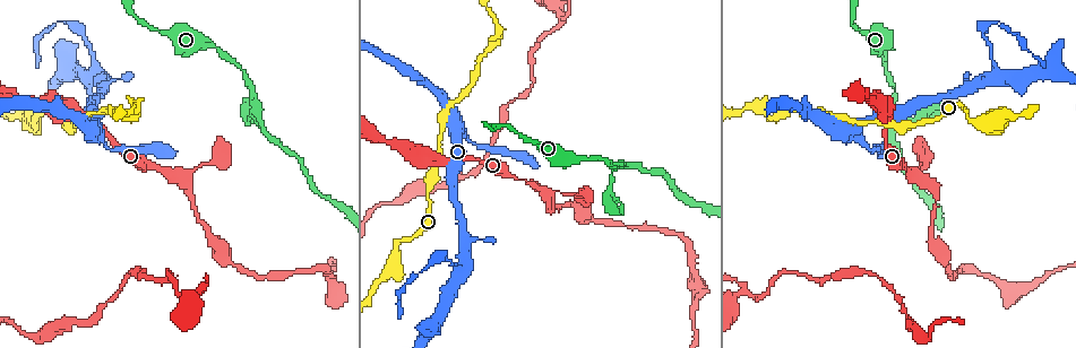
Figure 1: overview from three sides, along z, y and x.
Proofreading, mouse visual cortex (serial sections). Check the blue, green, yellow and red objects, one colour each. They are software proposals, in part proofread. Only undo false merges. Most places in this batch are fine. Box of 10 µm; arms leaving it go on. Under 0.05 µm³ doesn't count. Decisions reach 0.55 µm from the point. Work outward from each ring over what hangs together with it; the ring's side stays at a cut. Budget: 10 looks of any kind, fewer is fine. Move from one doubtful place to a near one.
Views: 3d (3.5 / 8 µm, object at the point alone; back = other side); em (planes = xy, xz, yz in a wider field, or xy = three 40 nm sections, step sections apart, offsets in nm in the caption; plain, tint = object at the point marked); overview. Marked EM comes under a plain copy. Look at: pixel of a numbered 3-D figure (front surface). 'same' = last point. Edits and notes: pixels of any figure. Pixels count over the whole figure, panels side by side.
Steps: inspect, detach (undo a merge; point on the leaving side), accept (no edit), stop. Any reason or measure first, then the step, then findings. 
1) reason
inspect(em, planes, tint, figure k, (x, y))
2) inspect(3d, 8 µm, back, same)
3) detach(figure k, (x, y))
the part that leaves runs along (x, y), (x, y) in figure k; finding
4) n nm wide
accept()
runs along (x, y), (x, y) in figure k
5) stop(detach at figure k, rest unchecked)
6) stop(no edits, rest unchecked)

arms part here
inspect(3d, 3.5 µm, figure 1, (1053, 69))

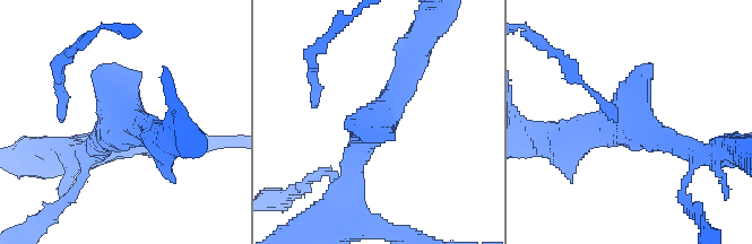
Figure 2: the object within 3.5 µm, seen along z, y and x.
shape alone is not enough
inspect(em, xy, step 2, tint, figure 2, (381, 118))

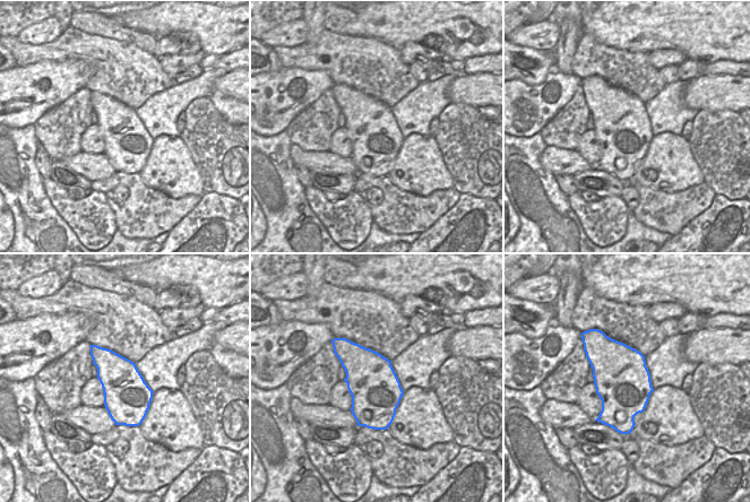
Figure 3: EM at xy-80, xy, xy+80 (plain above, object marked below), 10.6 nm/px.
accept()
runs along (412, 59), (349, 177) in figure 2; all the same cell

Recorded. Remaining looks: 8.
a narrow waist
inspect(3d, 3.5 µm, figure 1, (450, 264))

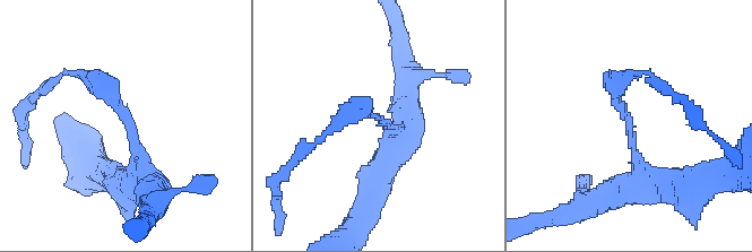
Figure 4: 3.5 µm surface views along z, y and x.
arms of 200, 300 nm; need the tissue
inspect(em, planes, tint, figure 4, (127, 114))

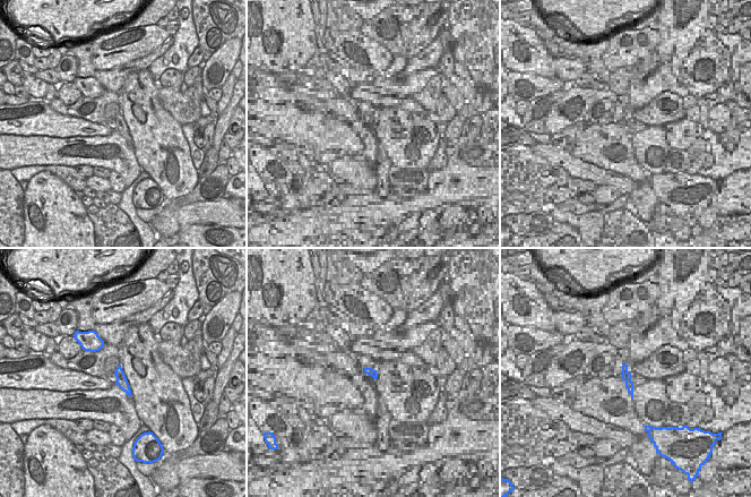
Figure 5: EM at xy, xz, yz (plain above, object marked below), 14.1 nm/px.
detach(figure 4, (102, 95))
the part that leaves runs along (126, 115), (94, 77), (62, 74), (49, 84) in figure 4; a second cell is stuck on

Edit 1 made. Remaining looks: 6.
thin neck
inspect(3d, 3.5 µm, figure 1, (194, 211))

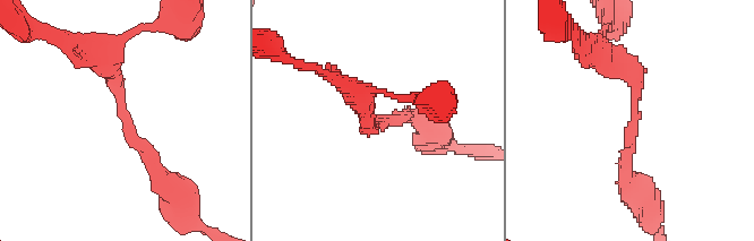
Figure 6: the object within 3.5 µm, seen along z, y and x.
arms of 200, 300 nm
inspect(em, planes, tint, figure 6, (128, 119))

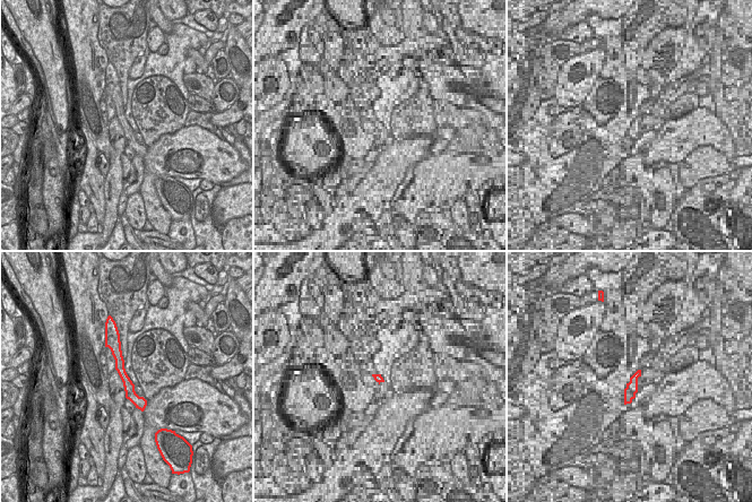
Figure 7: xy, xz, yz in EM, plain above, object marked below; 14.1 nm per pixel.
inspect(em, xy, step 2, tint, same)

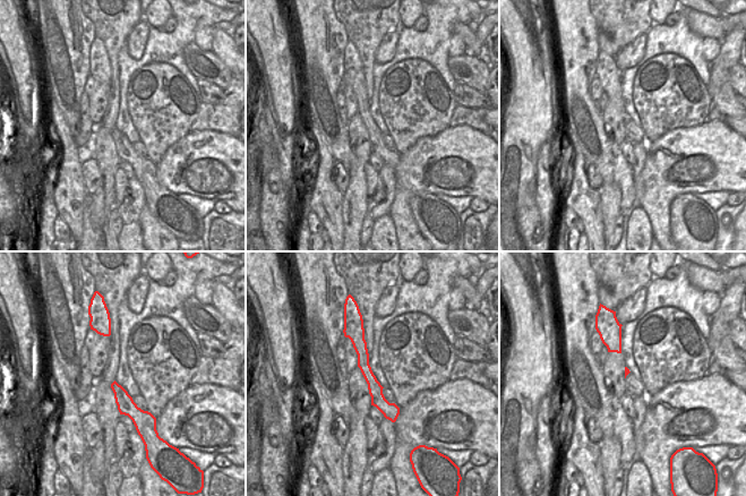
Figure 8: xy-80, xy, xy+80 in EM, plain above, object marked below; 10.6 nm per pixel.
accept()
runs along (109, 62), (129, 131), (168, 183) in figure 6; one cell here

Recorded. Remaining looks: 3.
two arms in line, one across
inspect(3d, 8 µm, figure 1, (619, 165))

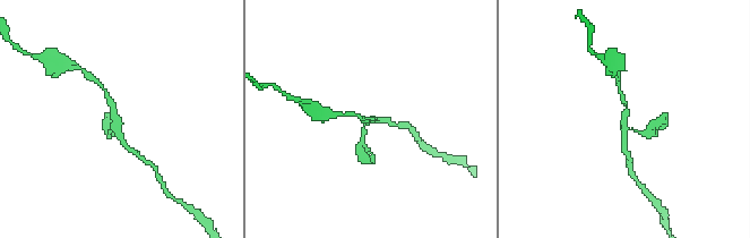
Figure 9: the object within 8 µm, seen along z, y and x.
closer look
inspect(3d, 3.5 µm, same)

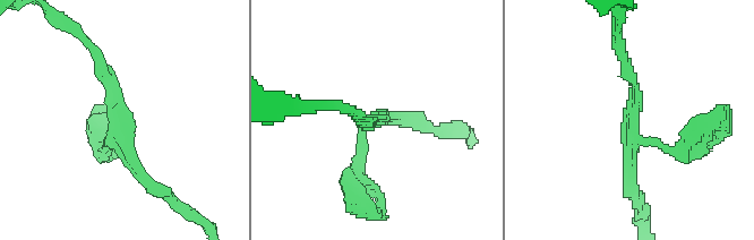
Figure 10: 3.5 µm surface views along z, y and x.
3 arms; arms of 150, 200, 200 nm
inspect(em, xy, step 3, tint, figure 10, (120, 137))

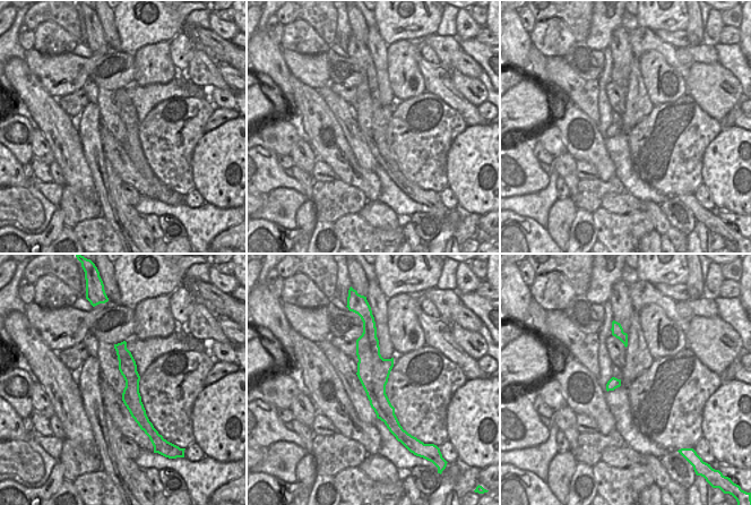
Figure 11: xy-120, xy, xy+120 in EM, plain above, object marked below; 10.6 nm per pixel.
accept()
runs along (102, 67), (134, 168), (165, 193) in figure 10; one cell here

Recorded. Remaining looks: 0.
stop(detach at figure 4, rest unchecked)

